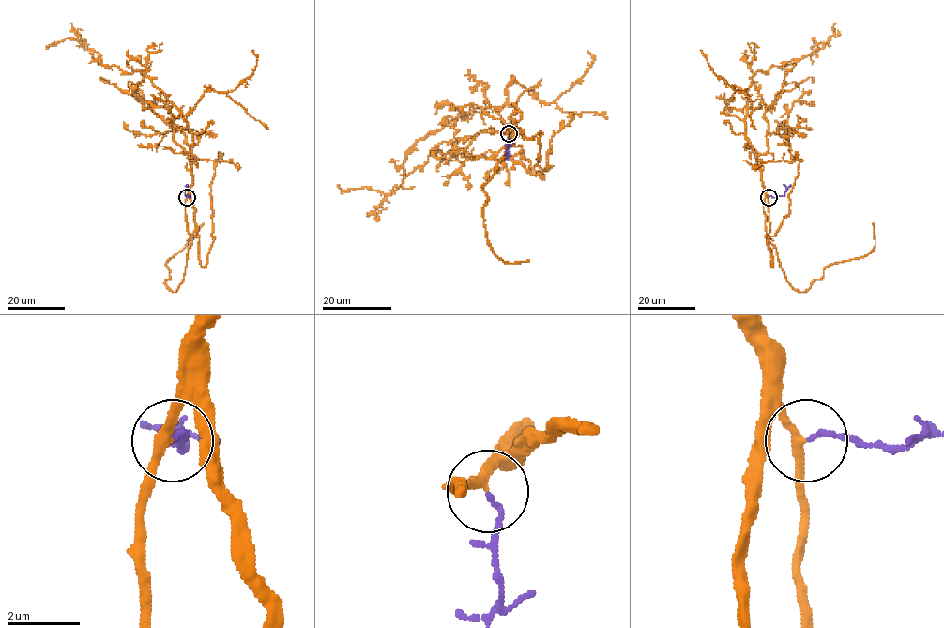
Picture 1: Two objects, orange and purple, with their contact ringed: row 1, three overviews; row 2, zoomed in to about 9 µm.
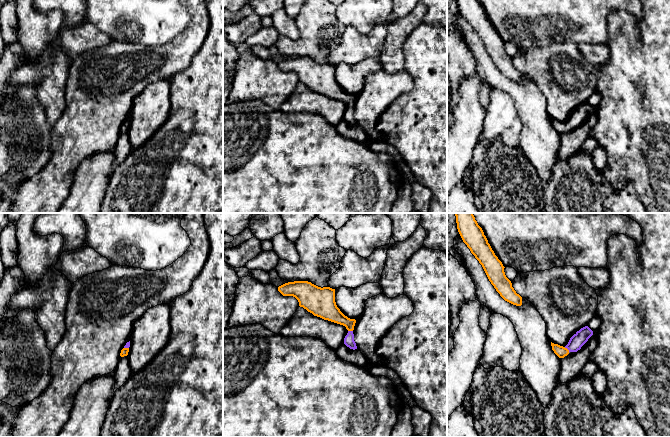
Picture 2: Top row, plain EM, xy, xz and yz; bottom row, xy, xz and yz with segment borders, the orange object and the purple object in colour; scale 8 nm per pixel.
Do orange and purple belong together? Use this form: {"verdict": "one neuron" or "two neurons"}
{"verdict": "one neuron"}

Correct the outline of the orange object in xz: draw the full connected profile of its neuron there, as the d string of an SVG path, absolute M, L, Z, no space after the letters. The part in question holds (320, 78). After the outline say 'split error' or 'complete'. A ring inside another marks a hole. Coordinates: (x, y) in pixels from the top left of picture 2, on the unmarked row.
M294 57L279 62L278 67L283 72L295 73L299 82L314 92L345 102L348 109L344 114L344 120L350 125L357 125L353 110L356 96L345 92L337 83L335 65L321 64L308 57Z; split error

